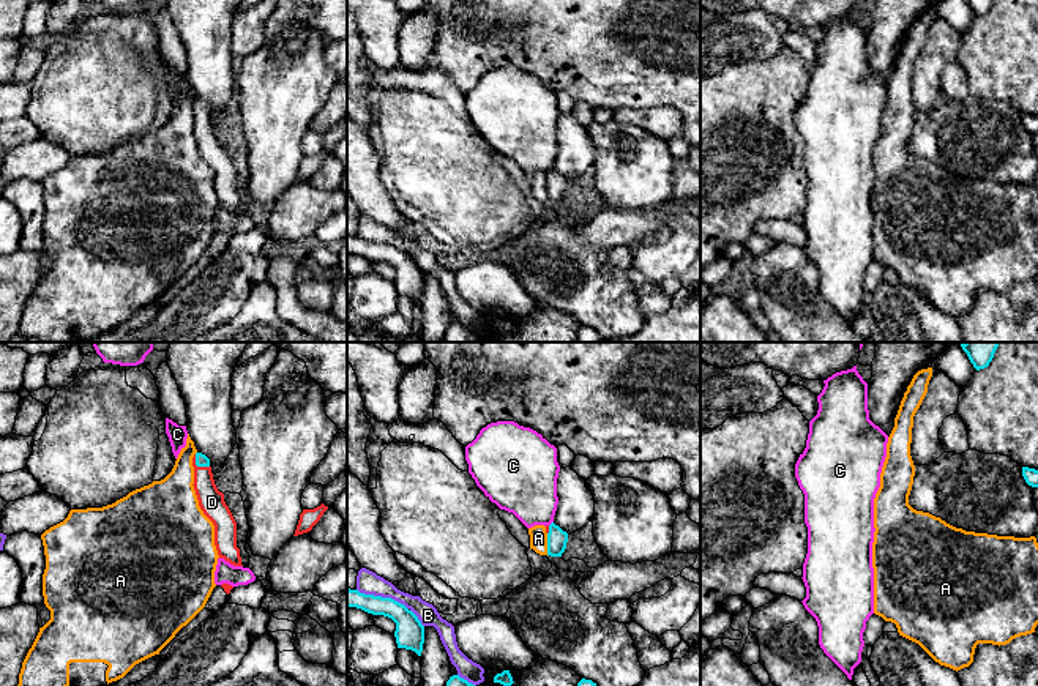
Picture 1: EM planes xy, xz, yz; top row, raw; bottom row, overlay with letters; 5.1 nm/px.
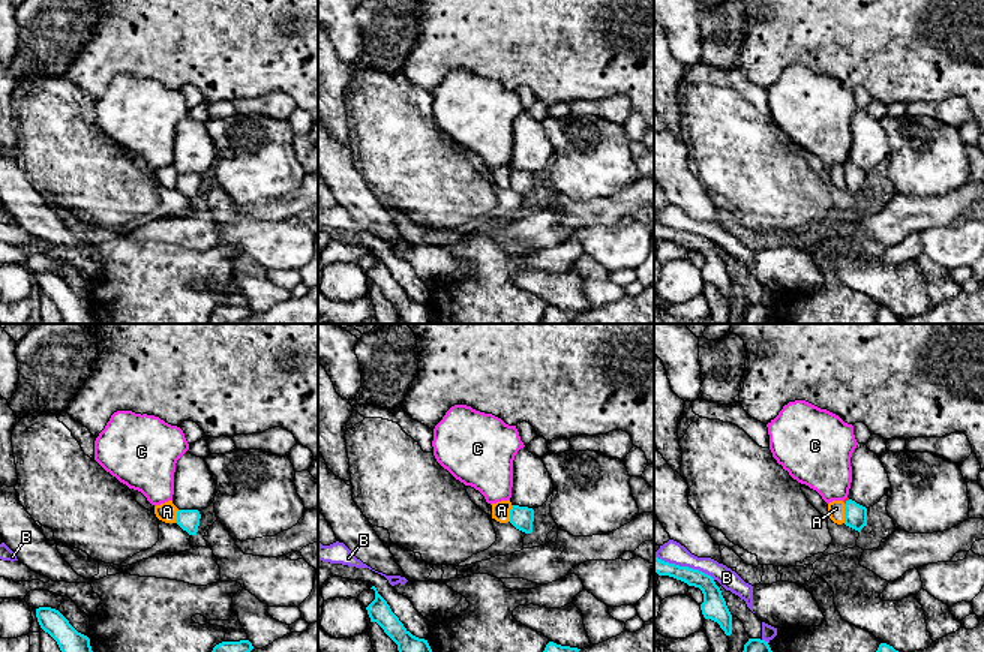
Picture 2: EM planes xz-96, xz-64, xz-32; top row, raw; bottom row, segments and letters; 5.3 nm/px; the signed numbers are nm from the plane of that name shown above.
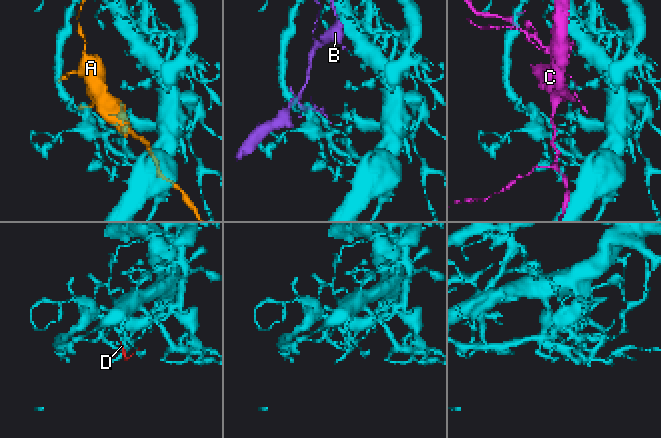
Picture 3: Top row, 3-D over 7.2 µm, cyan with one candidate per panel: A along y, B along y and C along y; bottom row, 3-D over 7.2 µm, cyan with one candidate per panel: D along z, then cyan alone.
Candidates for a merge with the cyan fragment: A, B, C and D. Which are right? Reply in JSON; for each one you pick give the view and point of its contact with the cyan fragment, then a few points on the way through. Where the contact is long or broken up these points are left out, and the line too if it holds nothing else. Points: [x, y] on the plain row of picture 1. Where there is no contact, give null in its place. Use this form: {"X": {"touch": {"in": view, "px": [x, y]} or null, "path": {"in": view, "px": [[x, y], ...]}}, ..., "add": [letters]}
{"D": {"touch": {"in": "xy", "px": [197, 112]}, "path": {"in": "xy", "px": [[201, 106], [197, 112], [212, 149]]}}, "add": ["D"]}

